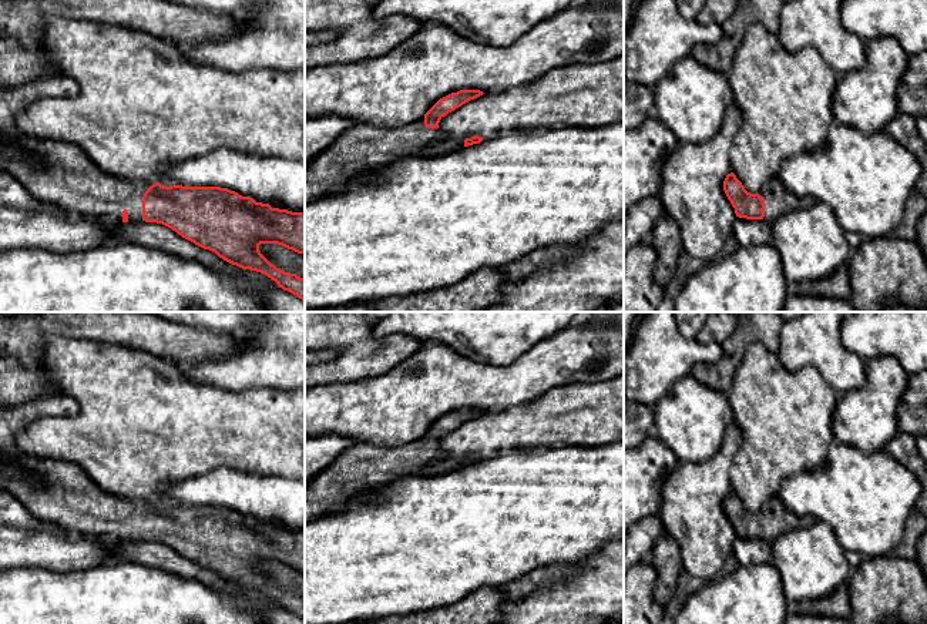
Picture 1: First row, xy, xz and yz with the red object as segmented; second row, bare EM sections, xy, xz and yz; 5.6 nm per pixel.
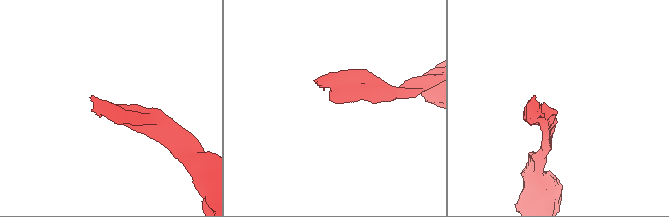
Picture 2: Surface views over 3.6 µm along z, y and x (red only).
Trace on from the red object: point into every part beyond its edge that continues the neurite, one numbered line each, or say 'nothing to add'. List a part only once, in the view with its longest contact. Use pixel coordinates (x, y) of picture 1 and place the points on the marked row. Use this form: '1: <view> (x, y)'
1: xy (64, 175)

